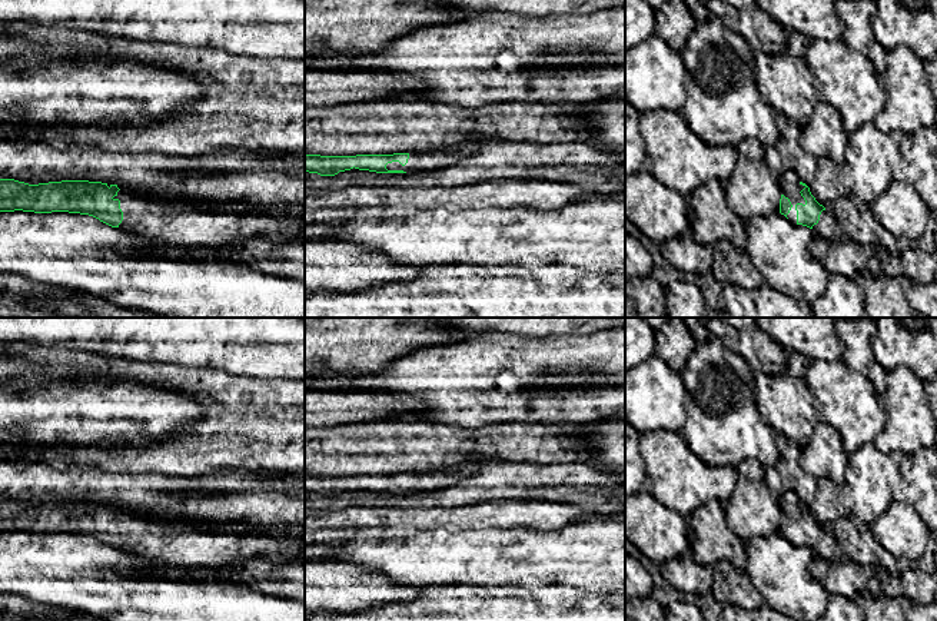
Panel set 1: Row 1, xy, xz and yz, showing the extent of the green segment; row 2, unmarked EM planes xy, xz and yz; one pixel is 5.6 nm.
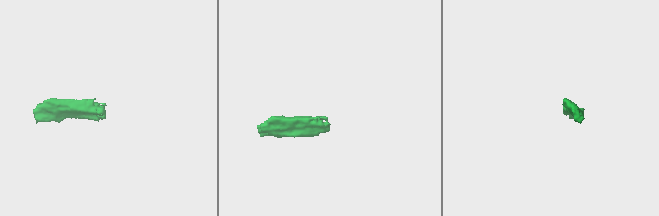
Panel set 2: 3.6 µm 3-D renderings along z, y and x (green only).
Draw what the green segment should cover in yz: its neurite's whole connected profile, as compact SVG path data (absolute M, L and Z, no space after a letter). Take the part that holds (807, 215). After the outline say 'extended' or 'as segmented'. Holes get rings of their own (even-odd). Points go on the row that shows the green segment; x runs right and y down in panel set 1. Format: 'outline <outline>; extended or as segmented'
outline M784 169L780 173L780 185L783 193L780 213L790 222L807 226L814 236L828 240L845 236L834 215L815 200L810 187L800 180L794 170Z; extended

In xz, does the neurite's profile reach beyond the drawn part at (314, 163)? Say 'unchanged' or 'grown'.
grown

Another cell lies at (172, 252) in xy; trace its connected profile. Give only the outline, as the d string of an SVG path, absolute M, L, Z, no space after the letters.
M162 243L152 245L152 246L159 256L166 256L170 259L192 259L189 252L186 249L182 249L182 248L166 246Z

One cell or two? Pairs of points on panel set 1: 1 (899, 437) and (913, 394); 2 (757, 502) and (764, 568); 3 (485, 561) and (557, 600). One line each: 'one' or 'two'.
1: one
2: two
3: two

